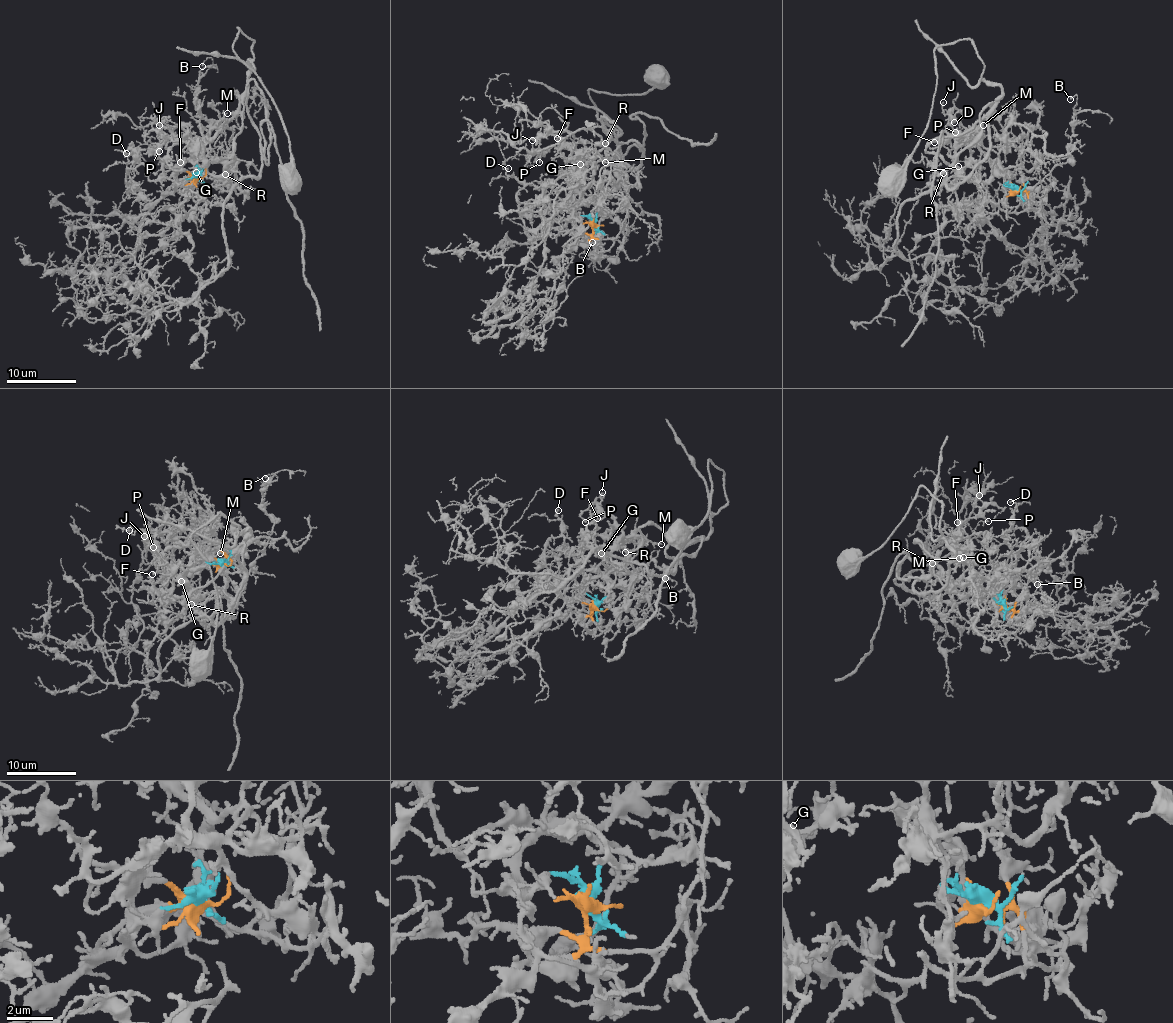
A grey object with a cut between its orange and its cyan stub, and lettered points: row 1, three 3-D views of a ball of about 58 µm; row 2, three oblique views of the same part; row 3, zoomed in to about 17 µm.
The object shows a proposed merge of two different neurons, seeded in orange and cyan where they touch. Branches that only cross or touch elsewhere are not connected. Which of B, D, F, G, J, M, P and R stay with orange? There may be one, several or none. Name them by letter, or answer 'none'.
B

